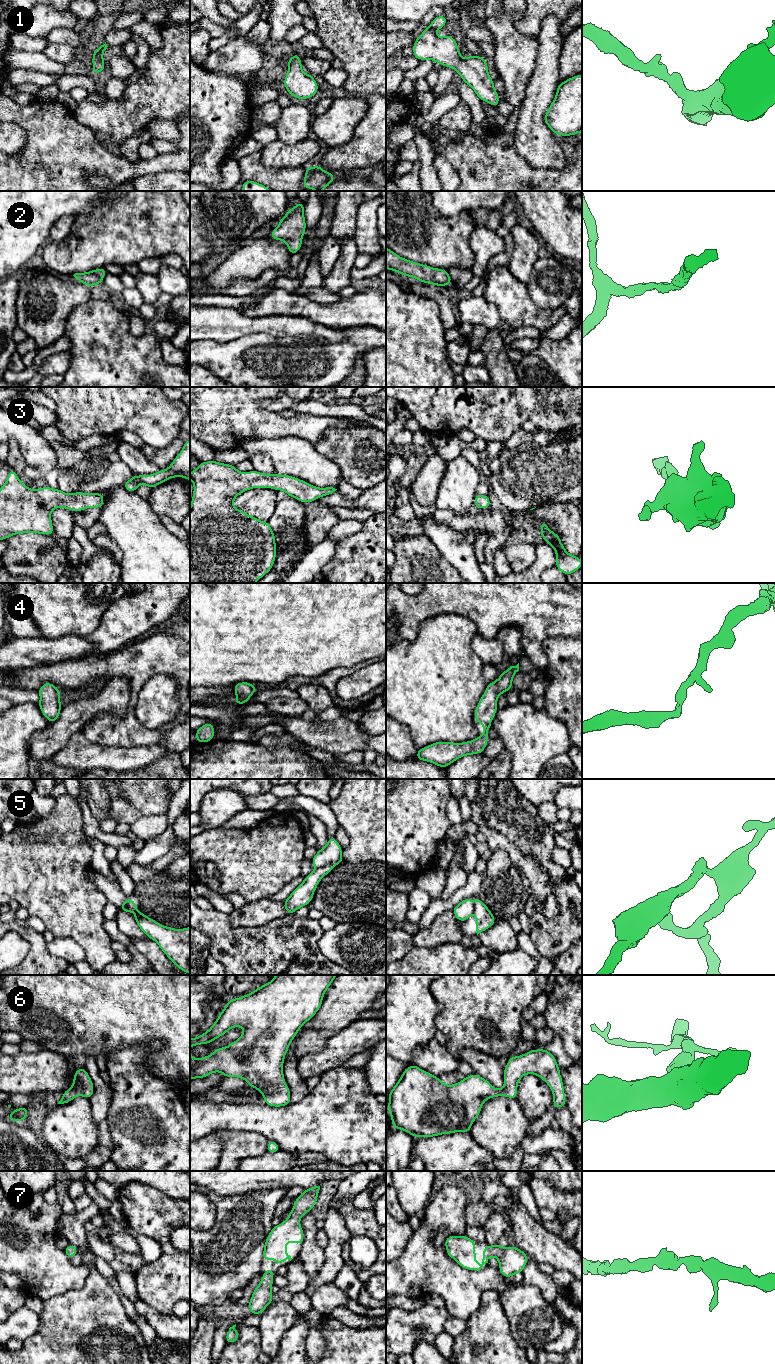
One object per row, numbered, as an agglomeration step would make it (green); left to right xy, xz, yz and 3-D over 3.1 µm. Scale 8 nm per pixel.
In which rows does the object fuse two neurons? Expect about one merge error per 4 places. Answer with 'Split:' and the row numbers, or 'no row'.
Split: 5

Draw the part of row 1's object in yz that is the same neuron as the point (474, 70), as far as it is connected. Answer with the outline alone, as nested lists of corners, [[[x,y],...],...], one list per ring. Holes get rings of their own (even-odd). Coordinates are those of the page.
[[[445,15],[436,16],[413,43],[413,55],[418,60],[431,59],[458,72],[462,81],[472,87],[481,101],[497,107],[500,100],[494,81],[488,73],[485,57],[470,55],[462,58],[456,40],[451,35],[439,37],[436,31],[445,27]]]

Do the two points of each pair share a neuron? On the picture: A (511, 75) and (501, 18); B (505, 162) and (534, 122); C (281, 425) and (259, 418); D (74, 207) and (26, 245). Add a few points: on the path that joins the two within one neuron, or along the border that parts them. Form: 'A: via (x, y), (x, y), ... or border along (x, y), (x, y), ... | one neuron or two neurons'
A: via (511, 61), (511, 46), (505, 32) | one neuron
B: border along (512, 131), (516, 152), (531, 166) | two neurons
C: via (276, 425), (264, 423) | one neuron
D: via (61, 207), (36, 232) | one neuron

